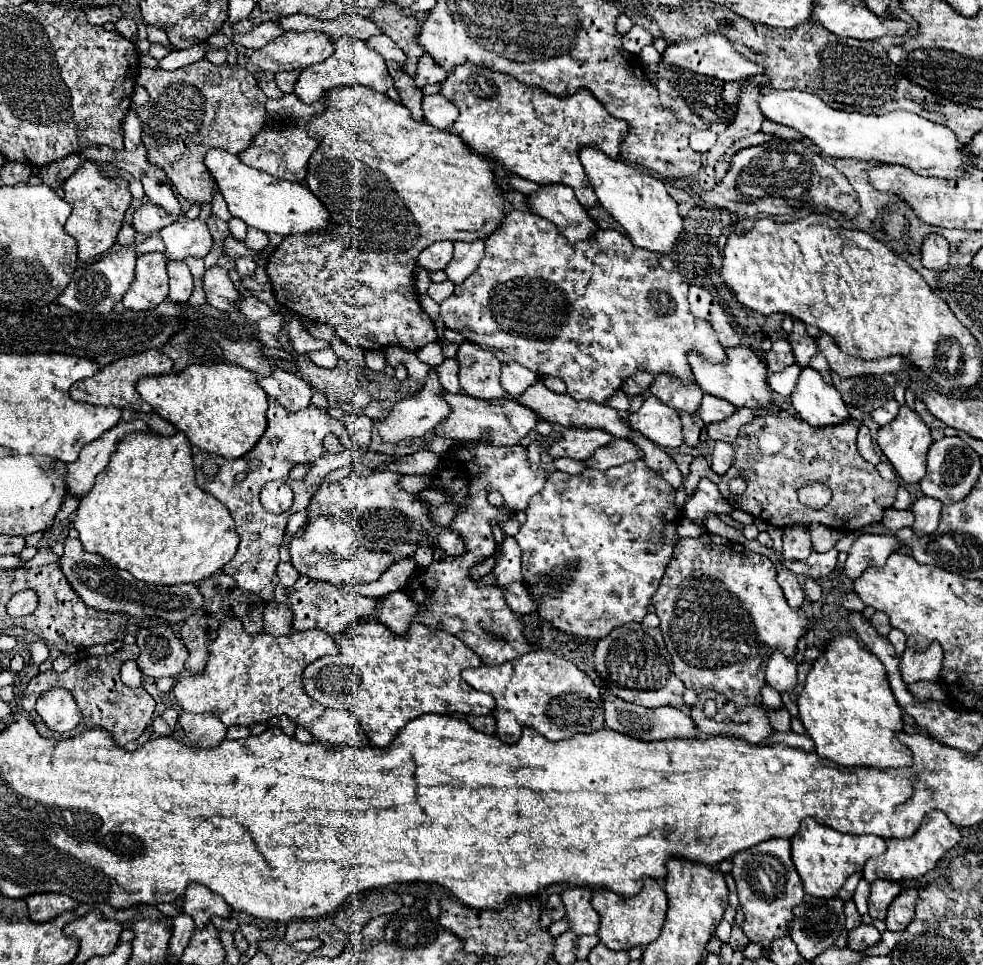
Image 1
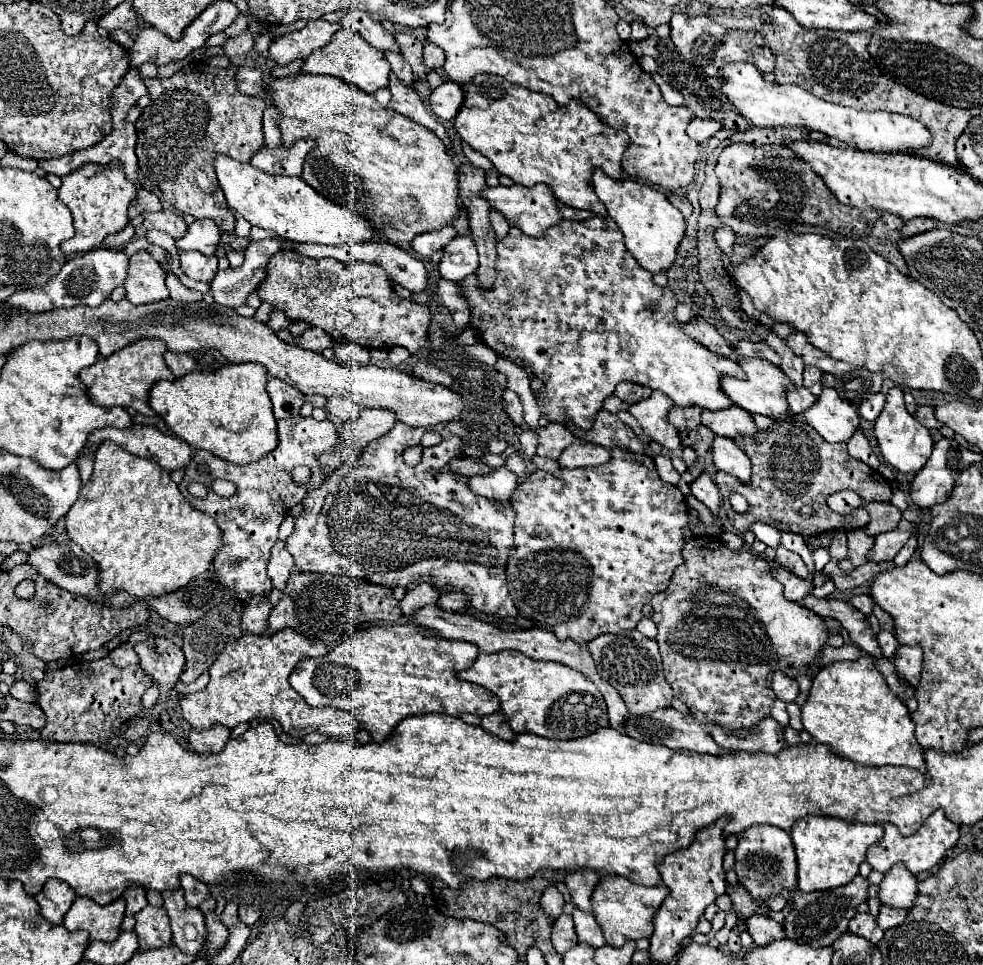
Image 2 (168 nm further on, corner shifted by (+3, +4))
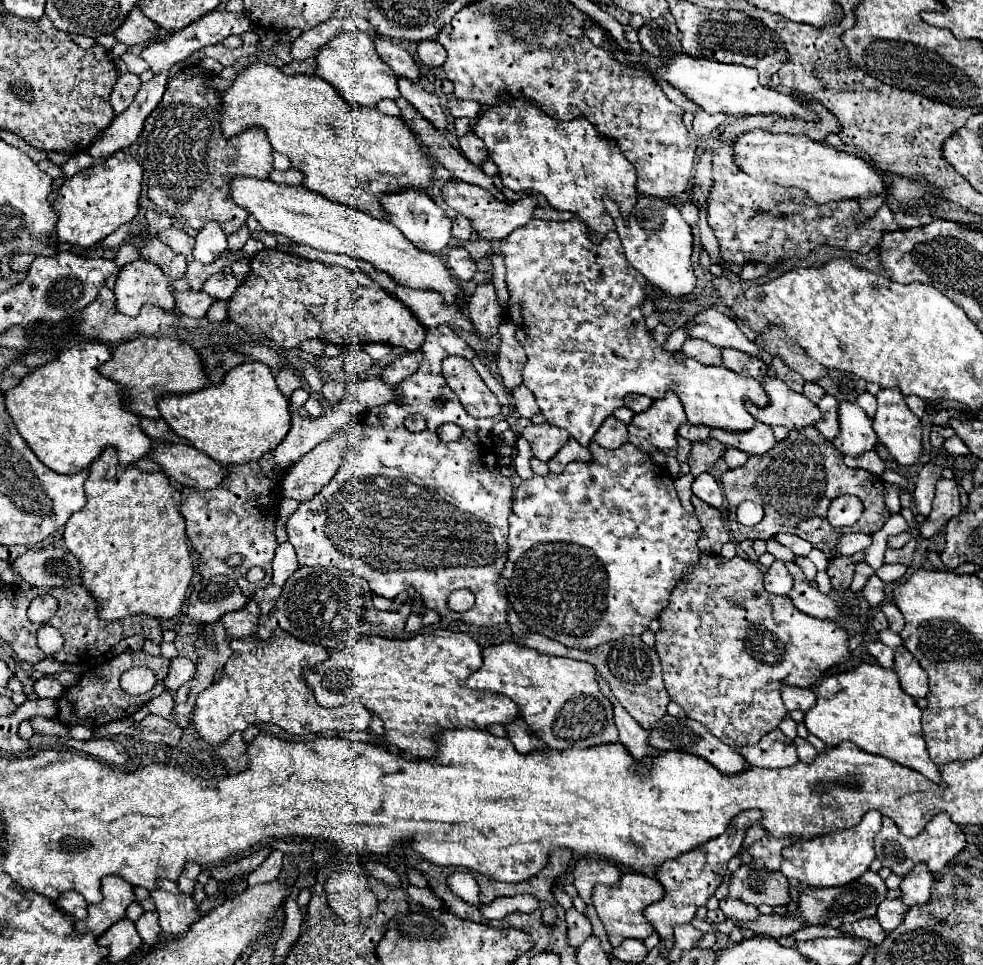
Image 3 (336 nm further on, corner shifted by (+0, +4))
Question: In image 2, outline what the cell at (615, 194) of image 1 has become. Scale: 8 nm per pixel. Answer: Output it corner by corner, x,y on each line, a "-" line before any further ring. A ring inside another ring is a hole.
597,170
593,174
593,188
597,198
605,204
609,216
621,228
625,248
633,254
639,266
651,274
669,270
677,260
677,246
685,236
685,218
667,200
667,196
637,180
625,178
617,182
611,180
605,172
597,172

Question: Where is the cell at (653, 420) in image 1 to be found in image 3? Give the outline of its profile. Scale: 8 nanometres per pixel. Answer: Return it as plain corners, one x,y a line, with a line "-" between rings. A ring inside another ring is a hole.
668,392
664,398
654,400
648,410
634,414
628,432
646,438
660,450
674,450
678,446
678,426
684,422
682,402
674,392

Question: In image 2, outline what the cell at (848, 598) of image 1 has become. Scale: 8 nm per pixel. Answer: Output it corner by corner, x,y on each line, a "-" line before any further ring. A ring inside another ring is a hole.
855,596
855,598
851,600
851,604
853,604
857,610
861,610
865,616
871,616
875,602
871,600
871,596

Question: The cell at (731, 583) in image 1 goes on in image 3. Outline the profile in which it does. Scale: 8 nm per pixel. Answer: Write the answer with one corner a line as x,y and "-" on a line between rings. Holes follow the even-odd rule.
702,552
698,564
694,564
694,566
684,570
684,578
676,584
676,588
674,588
674,592
670,596
670,602
668,602
666,610
660,612
658,620
660,620
660,630
656,632
656,652
658,652
660,662
662,662
664,684
666,684
666,690
670,694
670,698
684,708
684,712
686,712
686,716
690,720
696,720
696,722
704,724
716,738
720,738
724,744
728,744
732,748
738,748
742,744
756,744
760,740
760,736
764,736
766,732
778,728
782,716
786,714
786,708
784,708
782,698
780,698
780,686
782,684
802,686
802,688
818,686
820,680
822,680
822,674
828,668
832,668
834,664
846,660
848,654
850,654
850,650
846,646
848,634
846,634
844,628
840,628
838,622
810,618
804,612
798,612
798,608
794,608
794,604
792,604
792,600
788,596
776,596
776,594
766,592
766,588
764,588
764,572
754,562
744,560
740,556
728,560
728,558
720,556
720,554
704,554

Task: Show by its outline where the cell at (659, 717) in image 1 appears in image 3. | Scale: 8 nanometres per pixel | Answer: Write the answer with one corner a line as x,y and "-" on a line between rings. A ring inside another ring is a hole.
666,714
660,718
660,726
656,726
648,732
648,742
656,750
680,750
680,752
690,752
690,754
702,756
710,764
714,764
722,774
736,774
736,772
742,772
744,768
748,768
746,760
736,750
722,744
722,740
718,740
716,736
710,736
710,730
706,726
698,724
696,720
674,718
674,716

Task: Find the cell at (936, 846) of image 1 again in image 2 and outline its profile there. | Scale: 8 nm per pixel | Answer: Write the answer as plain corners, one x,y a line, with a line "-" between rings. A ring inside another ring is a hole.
935,810
925,820
925,824
911,836
901,836
901,832
895,828
895,824
883,824
883,830
885,830
883,838
867,850
867,862
873,866
873,870
879,870
879,872
889,872
893,868
893,864
897,864
897,862
903,862
913,874
927,872
959,840
959,826
953,824
951,820
947,820
943,810

